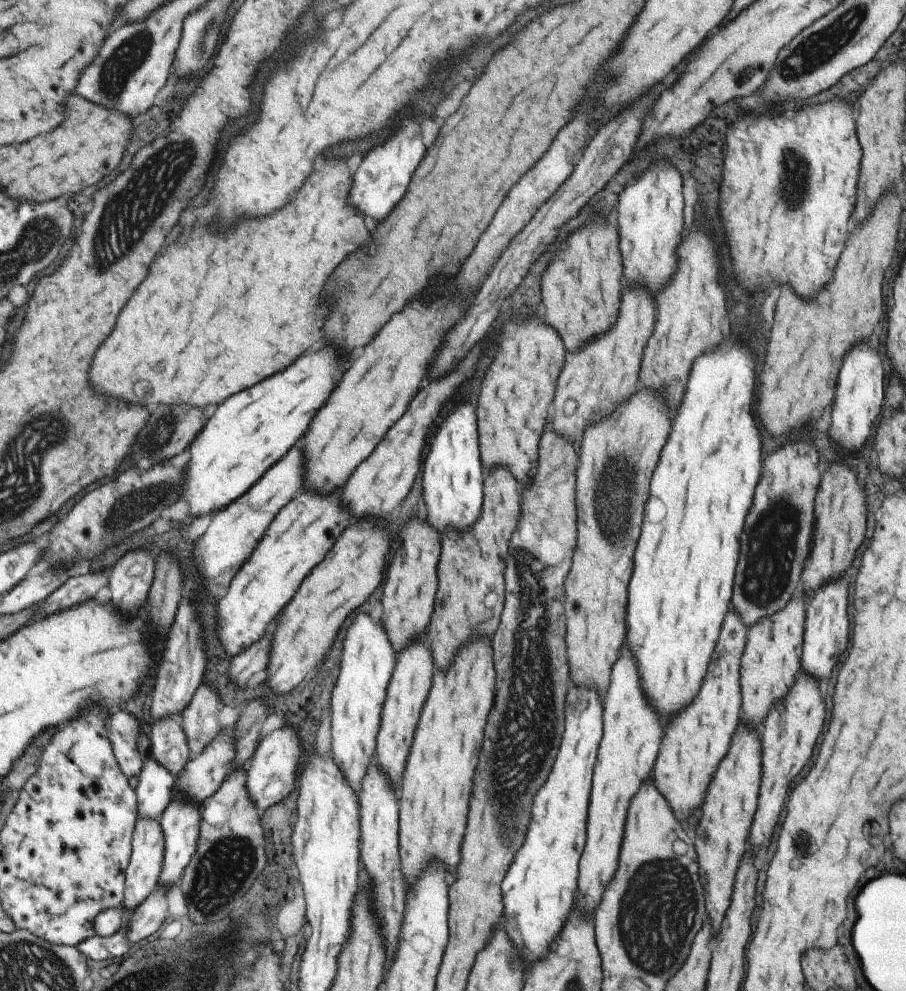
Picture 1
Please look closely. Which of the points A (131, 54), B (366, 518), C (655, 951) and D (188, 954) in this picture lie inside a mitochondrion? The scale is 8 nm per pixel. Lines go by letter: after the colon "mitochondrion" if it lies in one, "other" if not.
A: mitochondrion
B: other
C: mitochondrion
D: mitochondrion

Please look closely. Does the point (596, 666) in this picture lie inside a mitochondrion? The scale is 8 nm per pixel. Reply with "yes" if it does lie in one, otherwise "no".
no

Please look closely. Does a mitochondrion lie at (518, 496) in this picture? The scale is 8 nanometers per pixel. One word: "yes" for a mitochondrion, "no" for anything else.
no

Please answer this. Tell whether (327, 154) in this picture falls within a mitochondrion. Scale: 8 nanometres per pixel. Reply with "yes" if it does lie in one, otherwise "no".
no

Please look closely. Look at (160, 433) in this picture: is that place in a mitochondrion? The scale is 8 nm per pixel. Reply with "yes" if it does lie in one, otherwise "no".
yes

